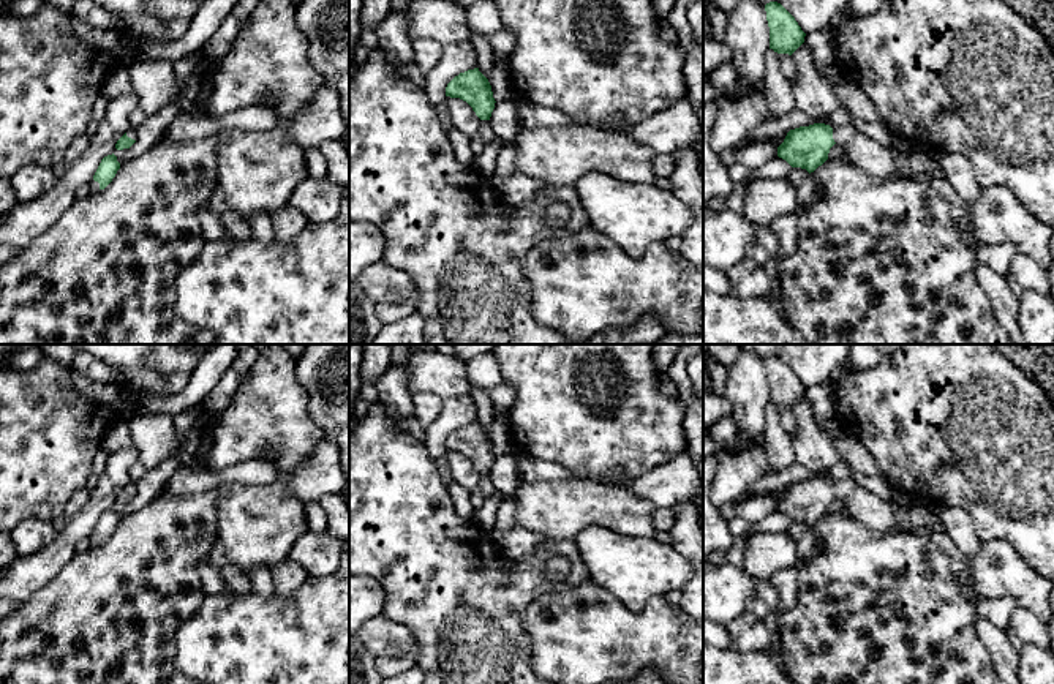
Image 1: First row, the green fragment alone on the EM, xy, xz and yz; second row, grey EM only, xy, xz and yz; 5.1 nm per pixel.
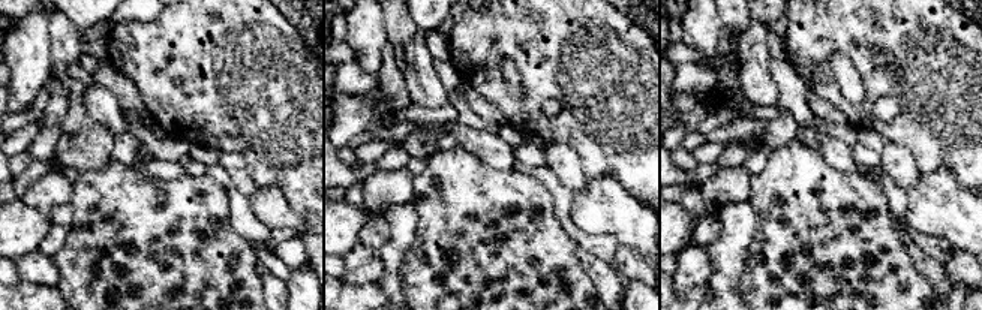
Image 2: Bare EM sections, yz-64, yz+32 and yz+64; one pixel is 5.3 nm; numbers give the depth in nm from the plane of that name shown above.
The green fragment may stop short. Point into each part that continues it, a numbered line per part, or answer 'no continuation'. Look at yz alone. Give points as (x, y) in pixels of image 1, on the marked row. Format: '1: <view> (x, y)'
1: yz (873, 157)

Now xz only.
1: xz (485, 128)

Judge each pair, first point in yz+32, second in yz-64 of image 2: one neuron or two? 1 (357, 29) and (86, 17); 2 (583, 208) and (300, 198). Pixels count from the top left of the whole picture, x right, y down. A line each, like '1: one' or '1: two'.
1: two
2: two

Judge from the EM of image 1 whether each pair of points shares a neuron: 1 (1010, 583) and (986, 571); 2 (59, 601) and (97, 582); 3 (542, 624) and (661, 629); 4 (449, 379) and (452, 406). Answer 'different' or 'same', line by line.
1: same
2: same
3: same
4: different

